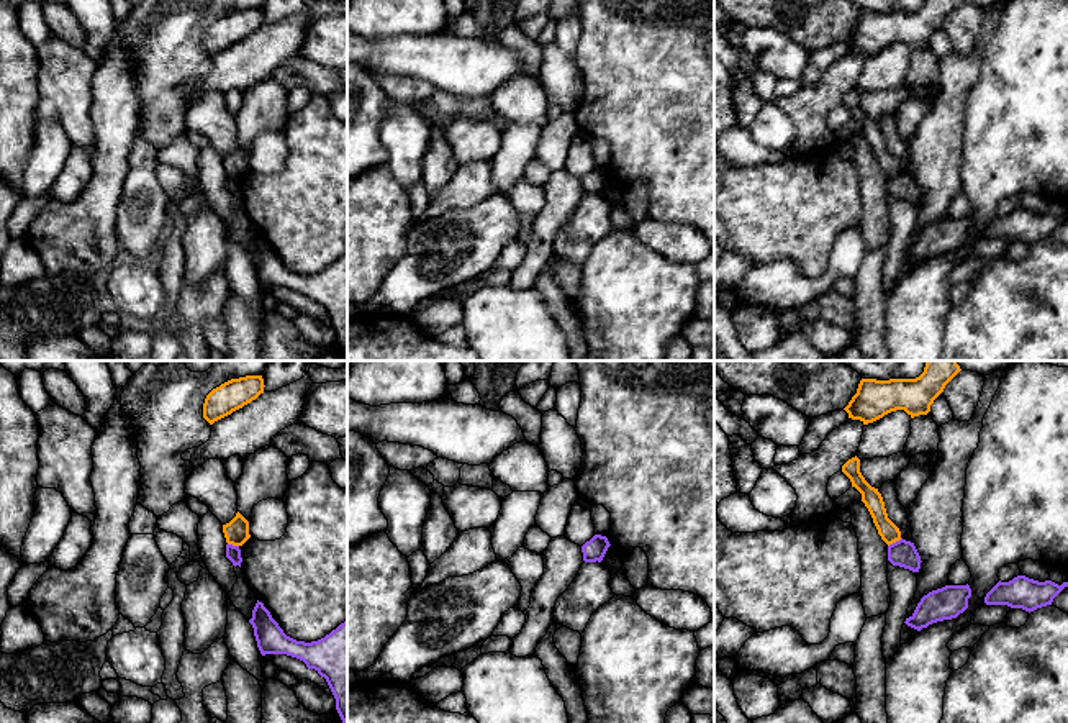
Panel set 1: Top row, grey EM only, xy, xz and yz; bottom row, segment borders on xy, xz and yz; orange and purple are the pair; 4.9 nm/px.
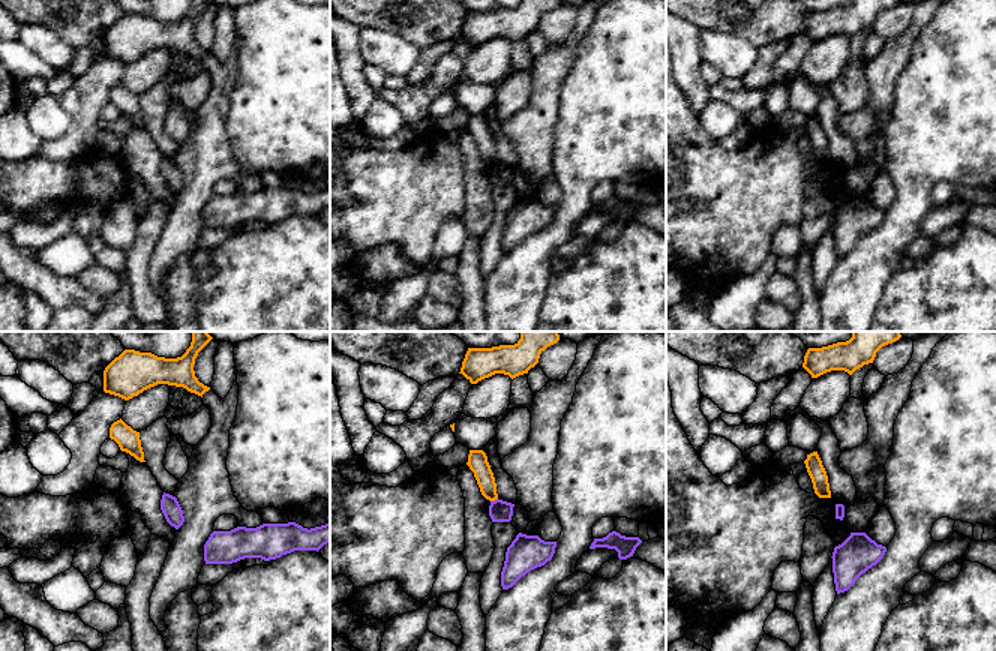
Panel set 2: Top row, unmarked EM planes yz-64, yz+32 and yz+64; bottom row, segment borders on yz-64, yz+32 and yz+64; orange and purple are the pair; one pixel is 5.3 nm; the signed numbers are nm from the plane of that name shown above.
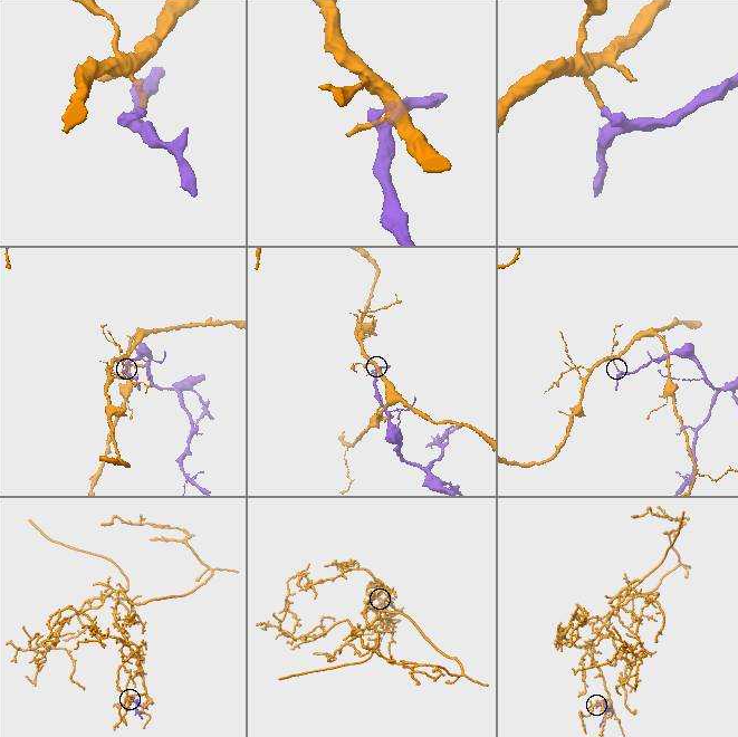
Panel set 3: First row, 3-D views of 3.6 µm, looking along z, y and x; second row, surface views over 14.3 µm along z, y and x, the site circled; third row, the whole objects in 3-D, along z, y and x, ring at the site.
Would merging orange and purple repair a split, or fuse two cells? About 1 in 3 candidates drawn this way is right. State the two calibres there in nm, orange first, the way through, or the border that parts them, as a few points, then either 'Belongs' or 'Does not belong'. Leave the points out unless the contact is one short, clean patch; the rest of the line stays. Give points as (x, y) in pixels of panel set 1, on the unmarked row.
Thickness 100 nm (orange) against 130 nm. Boundary: yz (901, 171), (888, 179). Does not belong

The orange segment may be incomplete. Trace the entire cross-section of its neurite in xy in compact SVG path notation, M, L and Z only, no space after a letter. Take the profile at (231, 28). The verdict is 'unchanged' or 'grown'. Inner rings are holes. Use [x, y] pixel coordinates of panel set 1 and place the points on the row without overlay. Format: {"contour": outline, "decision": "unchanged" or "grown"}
{"contour": "M246 8L221 16L206 28L203 36L203 51L213 57L256 33L264 26L264 20L262 8Z", "decision": "unchanged"}

